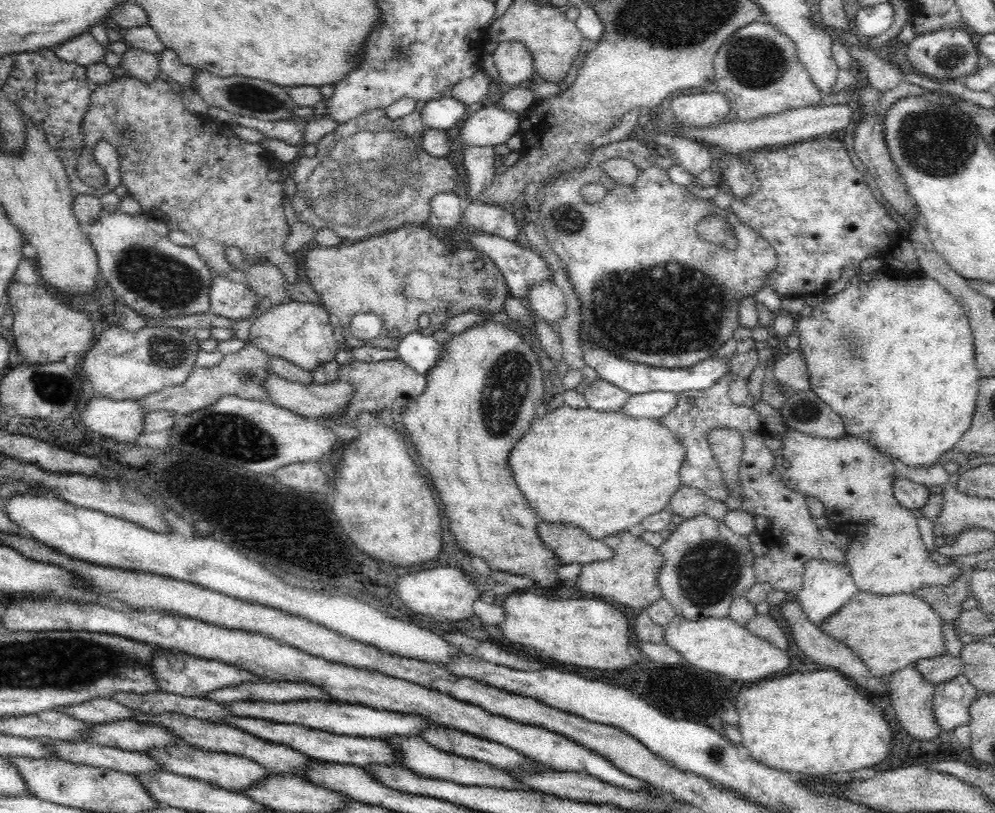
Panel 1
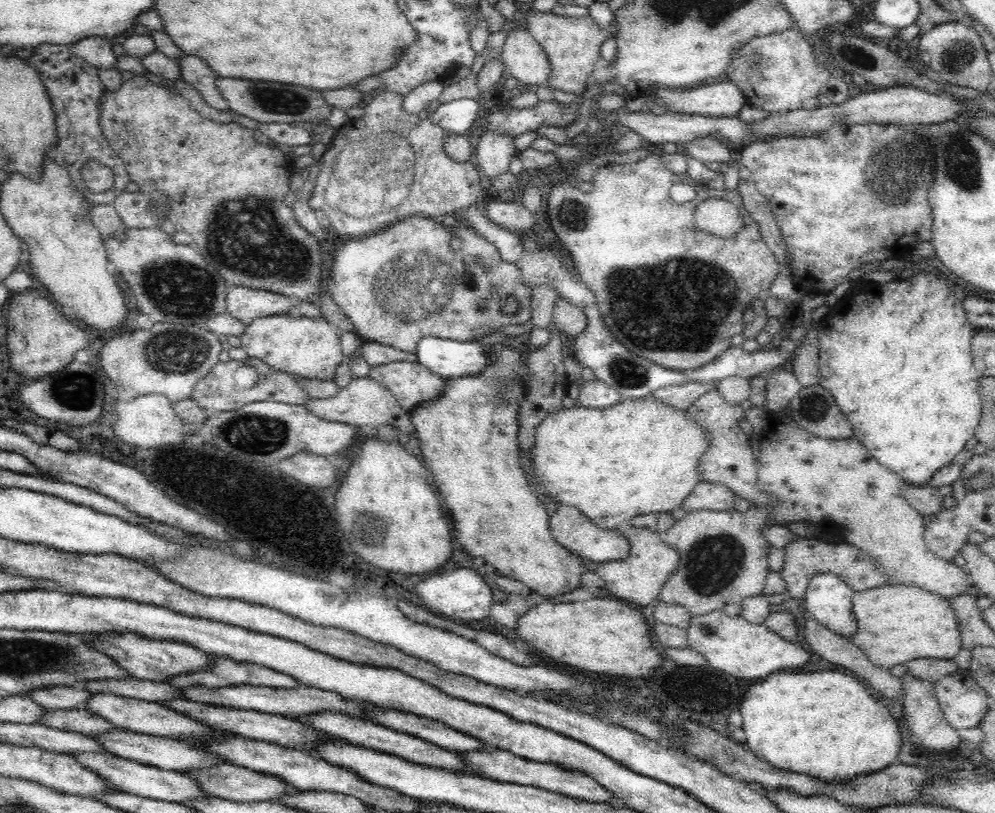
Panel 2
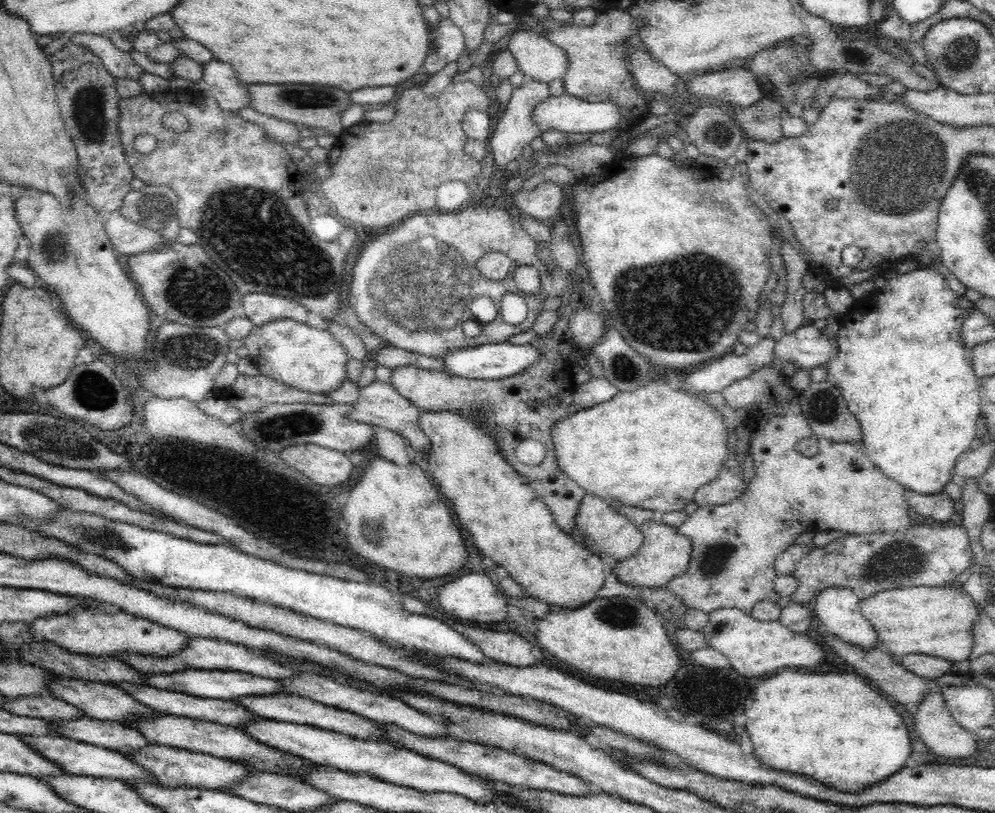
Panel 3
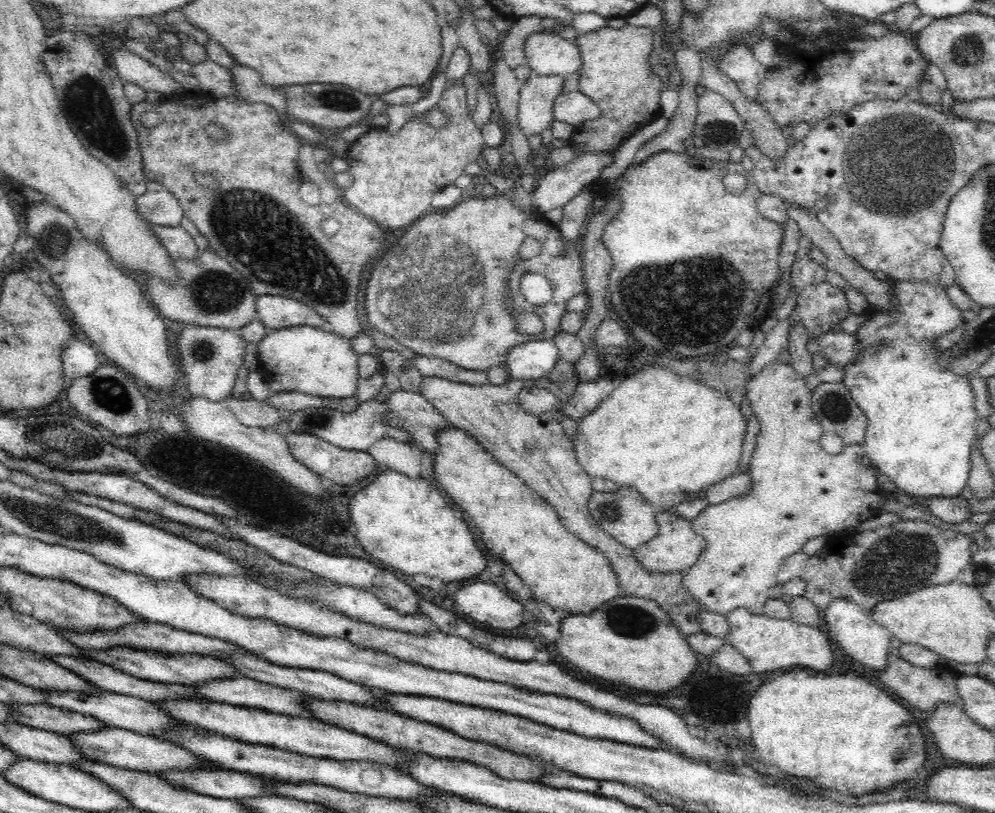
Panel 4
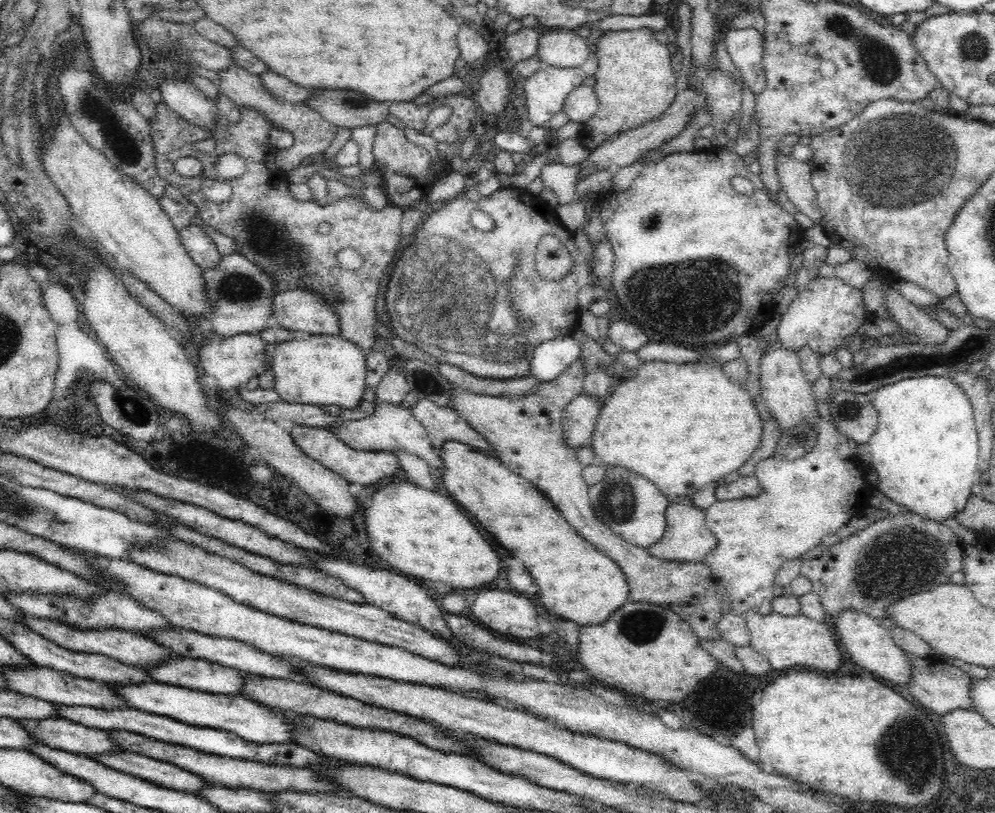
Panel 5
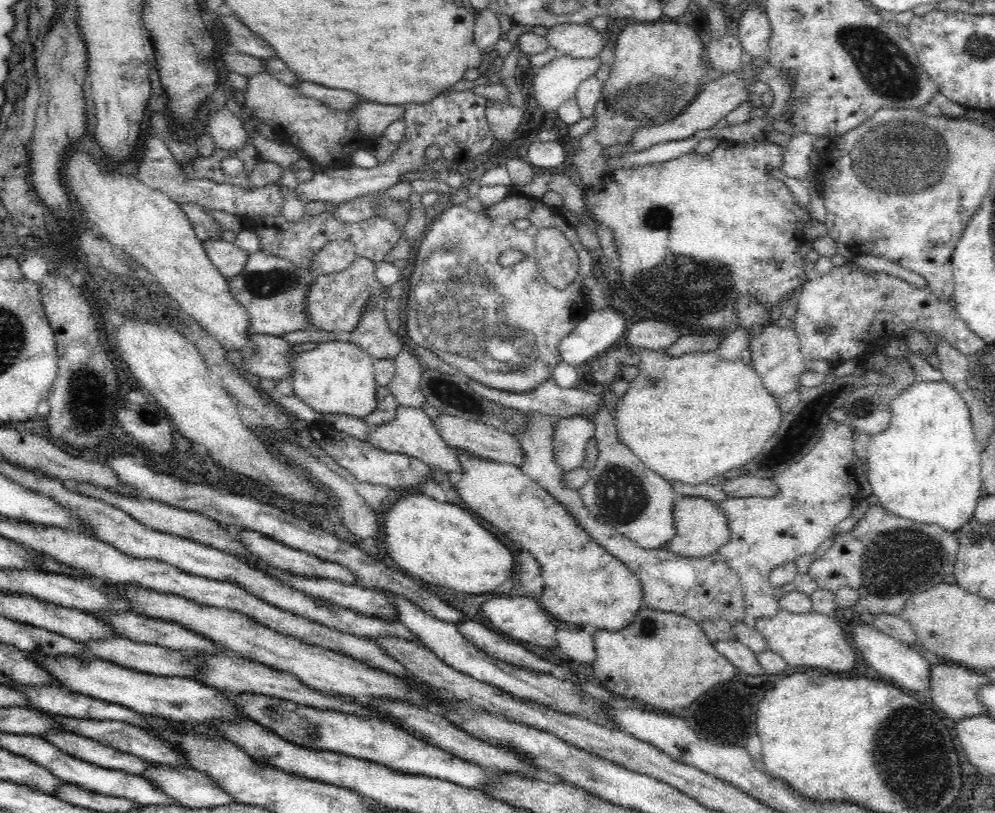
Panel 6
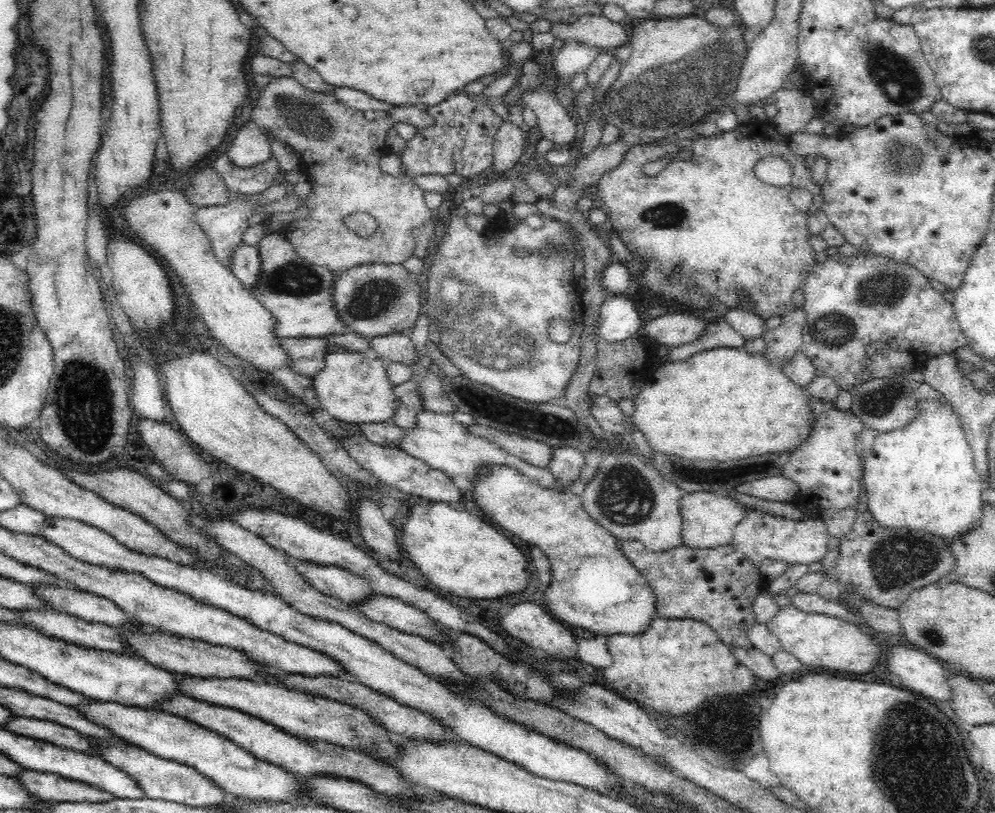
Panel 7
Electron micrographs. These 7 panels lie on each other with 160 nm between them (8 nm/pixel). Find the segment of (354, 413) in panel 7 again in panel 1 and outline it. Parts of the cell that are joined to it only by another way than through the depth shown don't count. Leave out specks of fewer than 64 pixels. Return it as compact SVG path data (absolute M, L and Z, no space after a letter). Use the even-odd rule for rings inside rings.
M290 300L272 303L251 324L249 338L269 356L279 356L296 366L310 371L334 360L341 344L334 339L333 319L320 303Z

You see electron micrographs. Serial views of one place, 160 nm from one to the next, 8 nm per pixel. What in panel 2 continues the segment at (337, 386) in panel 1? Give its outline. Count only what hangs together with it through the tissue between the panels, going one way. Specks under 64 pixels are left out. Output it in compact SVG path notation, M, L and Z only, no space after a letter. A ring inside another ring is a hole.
M353 378L334 396L330 396L330 398L309 397L306 402L302 402L302 405L314 416L329 421L340 422L353 427L370 426L375 429L388 423L395 426L399 432L412 434L412 437L415 437L414 425L410 420L409 411L398 404L396 397L388 389L372 379L358 380L358 378Z

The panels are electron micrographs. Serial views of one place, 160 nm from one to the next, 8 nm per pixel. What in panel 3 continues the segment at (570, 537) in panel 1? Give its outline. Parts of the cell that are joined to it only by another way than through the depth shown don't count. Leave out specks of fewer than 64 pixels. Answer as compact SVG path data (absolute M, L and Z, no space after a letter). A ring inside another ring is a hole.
M584 496L576 508L575 530L572 533L566 533L568 536L584 545L586 549L596 553L605 561L609 559L621 561L638 552L642 544L643 535L637 530L637 526L624 516L618 513L613 506L608 505L600 498L594 496Z

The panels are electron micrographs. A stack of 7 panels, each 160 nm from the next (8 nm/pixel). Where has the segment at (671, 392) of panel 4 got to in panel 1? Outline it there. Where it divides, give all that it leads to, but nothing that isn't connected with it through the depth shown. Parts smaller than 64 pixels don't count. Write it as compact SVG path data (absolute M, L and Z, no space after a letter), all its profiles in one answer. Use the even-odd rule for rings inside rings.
M563 404L553 412L546 412L541 417L534 418L531 421L526 434L510 450L509 468L518 489L526 498L528 505L534 509L534 512L538 513L538 520L547 522L547 524L555 524L556 526L578 526L583 533L589 535L589 538L598 540L629 529L636 530L646 516L668 508L670 498L681 487L679 469L685 457L686 449L684 449L684 445L680 445L680 441L674 437L674 433L670 433L670 430L666 429L662 423L658 423L656 419L636 419L622 416L619 411L603 413L590 407L575 409Z

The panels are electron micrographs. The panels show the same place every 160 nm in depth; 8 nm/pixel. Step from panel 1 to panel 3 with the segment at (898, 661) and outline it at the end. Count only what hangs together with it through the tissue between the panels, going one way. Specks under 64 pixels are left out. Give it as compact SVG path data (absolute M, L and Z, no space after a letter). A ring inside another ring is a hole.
M906 586L881 590L860 603L862 616L874 627L877 646L890 656L934 655L951 663L969 658L972 622L978 618L973 599L963 590L946 587Z

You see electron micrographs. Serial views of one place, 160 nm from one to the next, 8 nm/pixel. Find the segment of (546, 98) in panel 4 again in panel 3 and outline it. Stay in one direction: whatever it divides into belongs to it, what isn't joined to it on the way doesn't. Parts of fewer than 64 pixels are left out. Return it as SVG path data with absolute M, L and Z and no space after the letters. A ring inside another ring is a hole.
M530 81L524 86L520 85L513 89L511 97L504 107L504 112L494 118L492 130L486 139L487 145L490 146L495 168L506 170L510 160L518 159L521 156L525 144L529 144L536 137L540 137L542 132L540 132L536 124L533 124L530 113L533 112L534 106L538 102L546 100L548 96L550 96L548 83Z

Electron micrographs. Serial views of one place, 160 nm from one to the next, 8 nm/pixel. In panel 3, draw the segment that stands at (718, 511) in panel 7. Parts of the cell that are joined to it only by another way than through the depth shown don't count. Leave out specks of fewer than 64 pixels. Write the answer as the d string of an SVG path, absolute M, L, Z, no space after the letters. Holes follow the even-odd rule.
M648 520L637 530L643 535L642 544L636 554L611 566L614 576L623 584L631 587L651 588L664 587L672 578L686 572L690 560L690 539L684 538L674 527Z

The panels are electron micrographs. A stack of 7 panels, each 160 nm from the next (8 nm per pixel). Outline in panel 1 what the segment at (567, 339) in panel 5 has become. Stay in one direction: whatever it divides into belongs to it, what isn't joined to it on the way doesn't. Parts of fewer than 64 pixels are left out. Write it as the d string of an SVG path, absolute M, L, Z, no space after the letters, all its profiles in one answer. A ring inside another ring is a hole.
M410 332L398 339L394 350L397 352L396 359L406 363L416 373L426 375L442 354L442 343L434 340L432 335Z

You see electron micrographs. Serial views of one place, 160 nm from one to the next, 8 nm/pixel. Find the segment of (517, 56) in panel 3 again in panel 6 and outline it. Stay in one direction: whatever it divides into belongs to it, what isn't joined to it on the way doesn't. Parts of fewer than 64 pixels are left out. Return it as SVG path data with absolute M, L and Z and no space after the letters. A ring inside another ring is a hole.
M588 23L558 24L548 29L545 38L558 56L591 58L599 55L609 35L607 31L596 31Z

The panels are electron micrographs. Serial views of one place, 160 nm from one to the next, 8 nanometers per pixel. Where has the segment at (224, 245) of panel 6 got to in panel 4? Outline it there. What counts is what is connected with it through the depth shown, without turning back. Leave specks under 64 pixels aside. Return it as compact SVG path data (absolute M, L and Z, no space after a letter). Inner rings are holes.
M151 225L150 233L158 239L158 243L166 249L172 259L194 259L198 257L199 248L194 243L194 237L180 226Z

